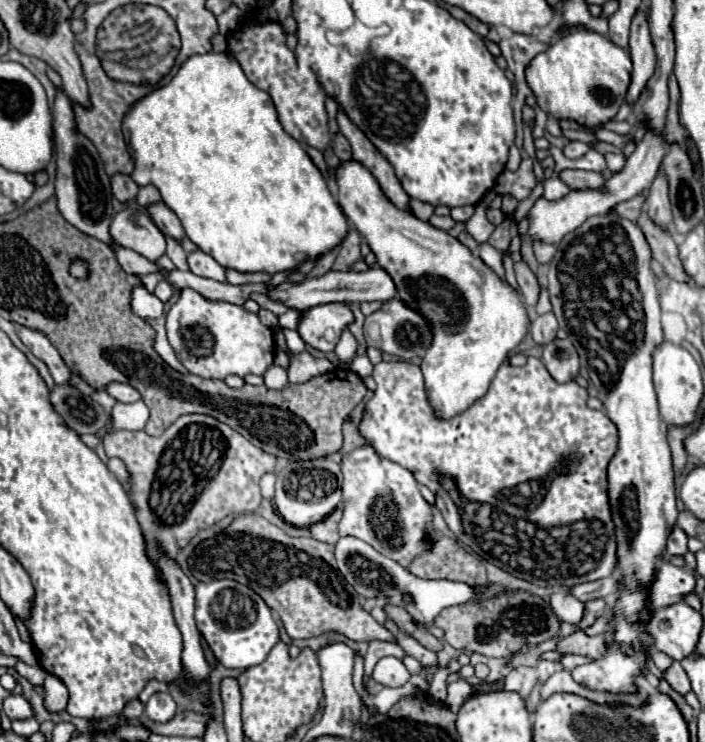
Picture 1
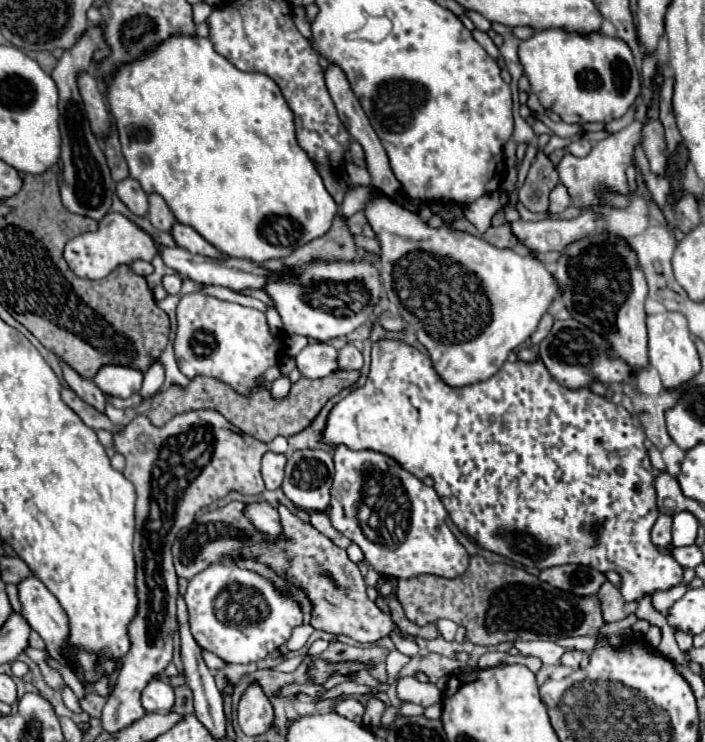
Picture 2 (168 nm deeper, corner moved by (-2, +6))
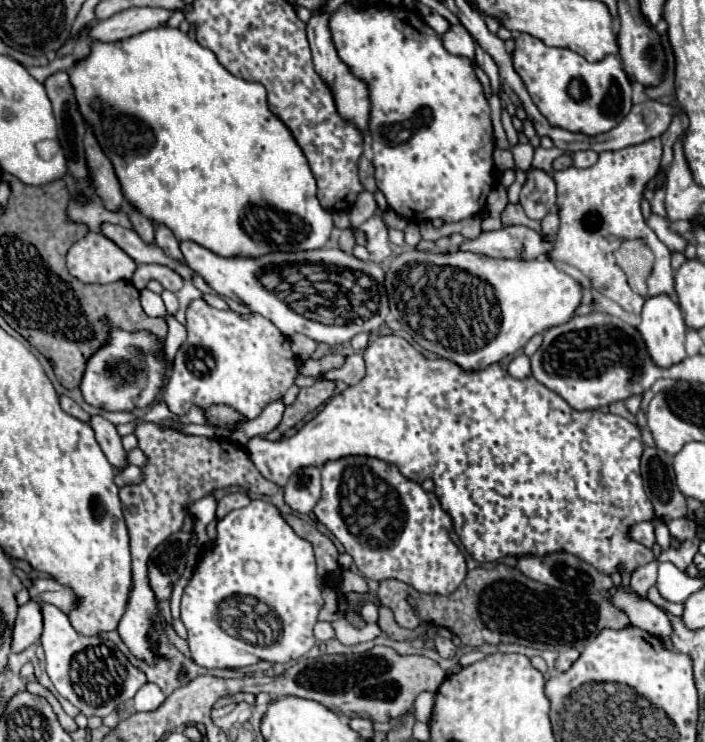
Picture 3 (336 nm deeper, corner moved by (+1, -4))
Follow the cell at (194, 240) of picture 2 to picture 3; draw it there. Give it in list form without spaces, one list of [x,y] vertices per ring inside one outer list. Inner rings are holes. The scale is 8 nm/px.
[[[182,241],[180,249],[186,265],[218,295],[244,303],[252,313],[272,321],[288,337],[302,333],[318,343],[348,343],[356,333],[376,331],[390,311],[384,269],[374,261],[360,261],[338,247],[268,253],[262,257],[220,257],[194,241]],[[344,269],[354,271],[352,283],[342,283]]]

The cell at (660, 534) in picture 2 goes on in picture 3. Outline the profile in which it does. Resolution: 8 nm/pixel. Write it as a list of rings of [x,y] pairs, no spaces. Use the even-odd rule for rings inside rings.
[[[644,521],[644,523],[636,523],[628,529],[628,537],[632,541],[638,541],[646,547],[652,547],[656,543],[656,535],[654,535],[654,527],[650,521]]]

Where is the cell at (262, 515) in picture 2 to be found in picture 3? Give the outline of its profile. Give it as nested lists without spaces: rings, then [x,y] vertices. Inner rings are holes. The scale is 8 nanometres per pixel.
[[[254,499],[248,507],[234,509],[218,521],[216,539],[198,557],[196,569],[184,589],[180,619],[188,629],[192,659],[200,667],[232,669],[248,667],[258,661],[290,663],[300,659],[316,643],[312,629],[322,605],[322,583],[312,543],[294,533],[276,505],[266,499]]]

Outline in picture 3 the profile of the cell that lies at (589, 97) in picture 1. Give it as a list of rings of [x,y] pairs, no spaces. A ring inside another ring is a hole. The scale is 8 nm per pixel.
[[[518,33],[512,61],[532,101],[552,127],[596,137],[614,129],[632,107],[632,83],[616,55],[588,63],[570,49],[548,47],[528,33]]]

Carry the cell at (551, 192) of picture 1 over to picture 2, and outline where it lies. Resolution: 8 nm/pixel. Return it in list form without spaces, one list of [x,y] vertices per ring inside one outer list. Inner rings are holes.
[[[557,183],[557,185],[555,185],[555,189],[551,191],[549,199],[551,199],[551,205],[549,205],[549,213],[551,213],[551,215],[557,215],[557,213],[565,211],[565,209],[569,207],[569,203],[571,203],[569,191],[567,191],[567,187],[565,187],[563,183]]]

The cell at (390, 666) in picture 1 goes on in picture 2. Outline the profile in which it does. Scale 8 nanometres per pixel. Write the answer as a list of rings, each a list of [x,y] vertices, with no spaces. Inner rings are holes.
[[[401,677],[397,683],[397,697],[401,703],[417,703],[429,707],[439,701],[441,689],[433,683],[433,687],[415,681],[413,677]]]

